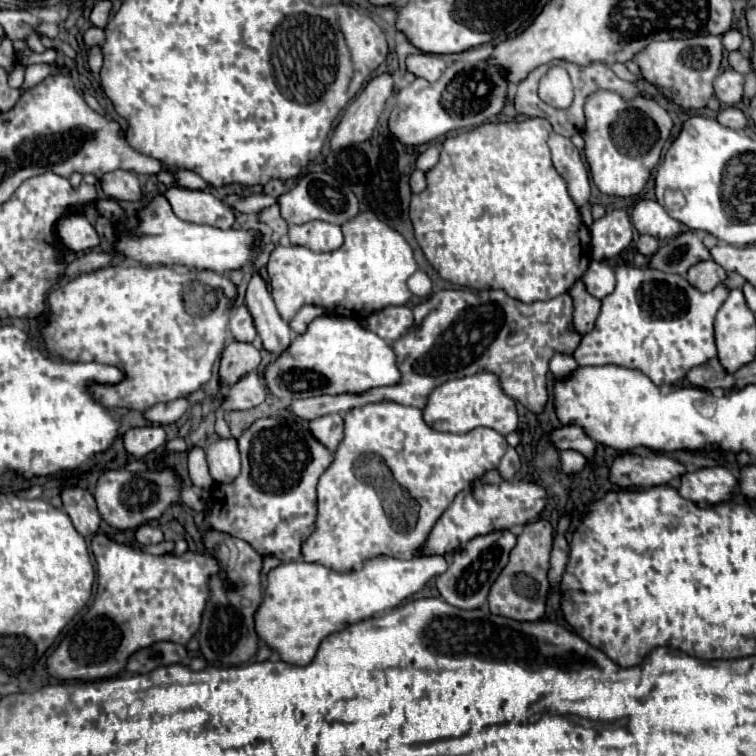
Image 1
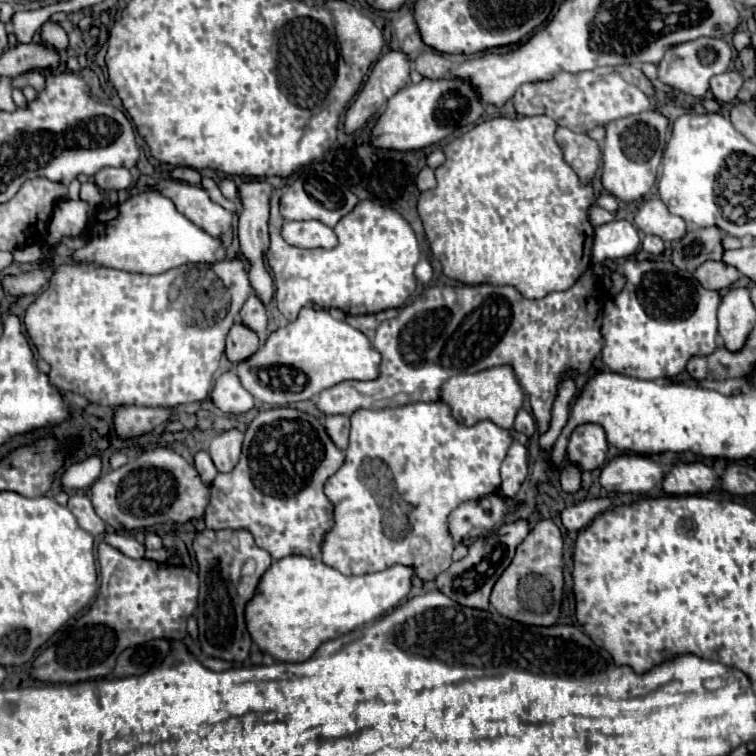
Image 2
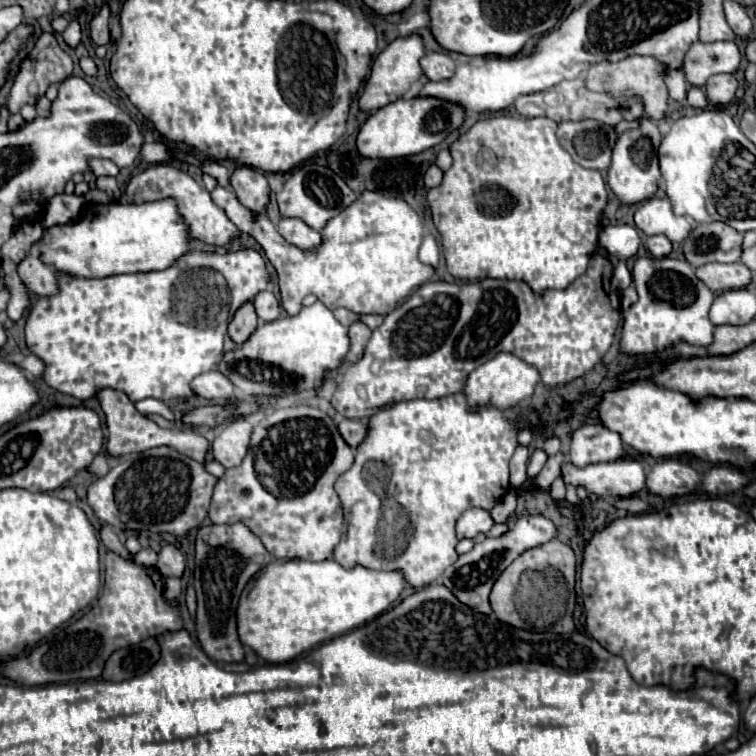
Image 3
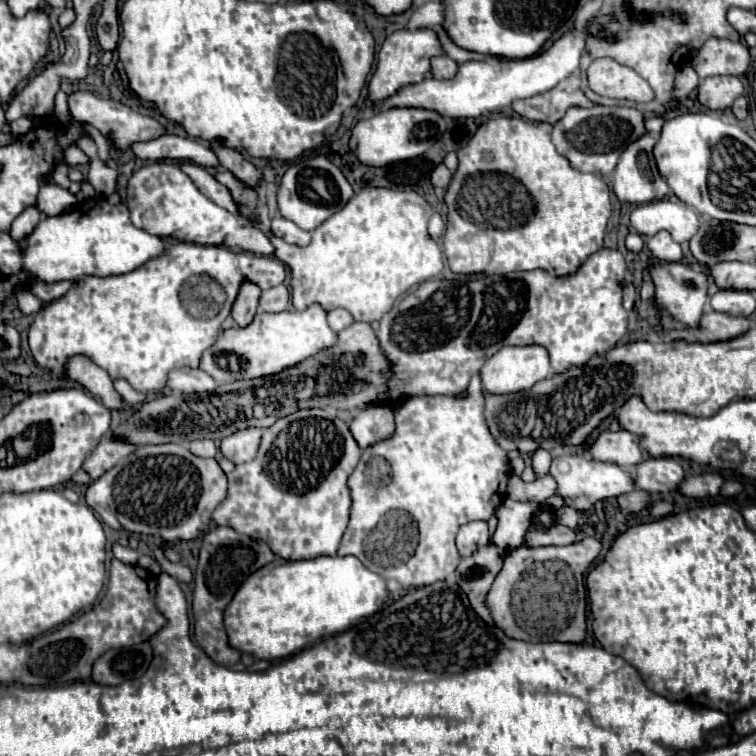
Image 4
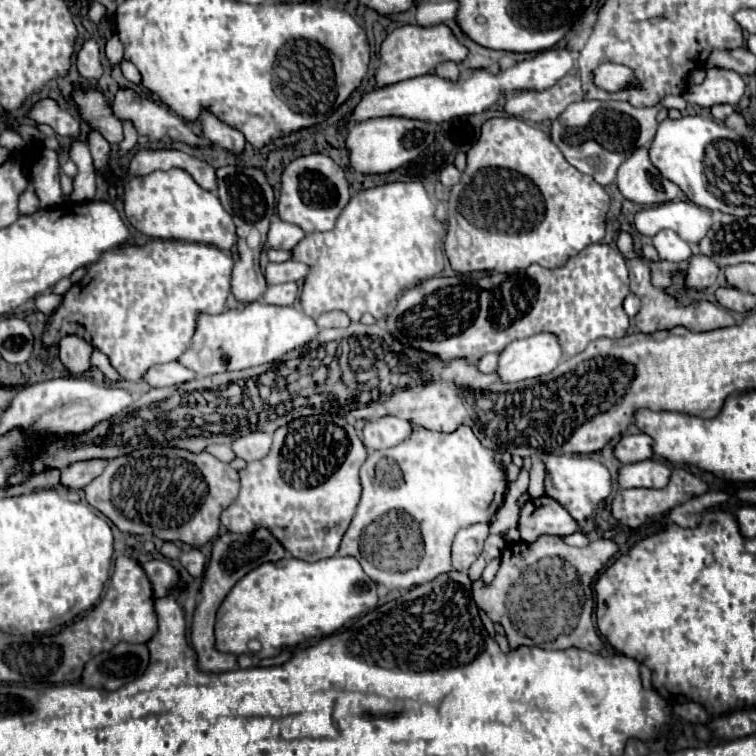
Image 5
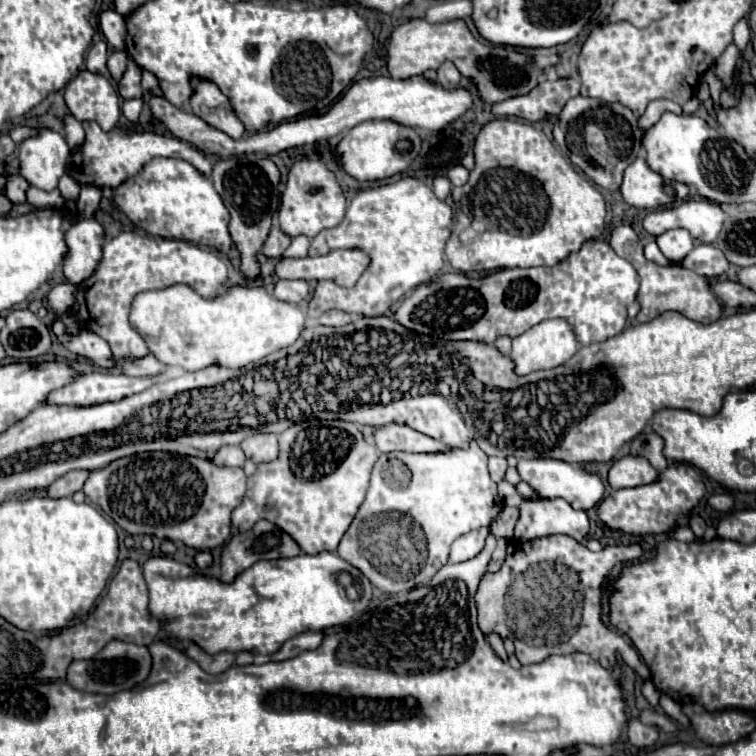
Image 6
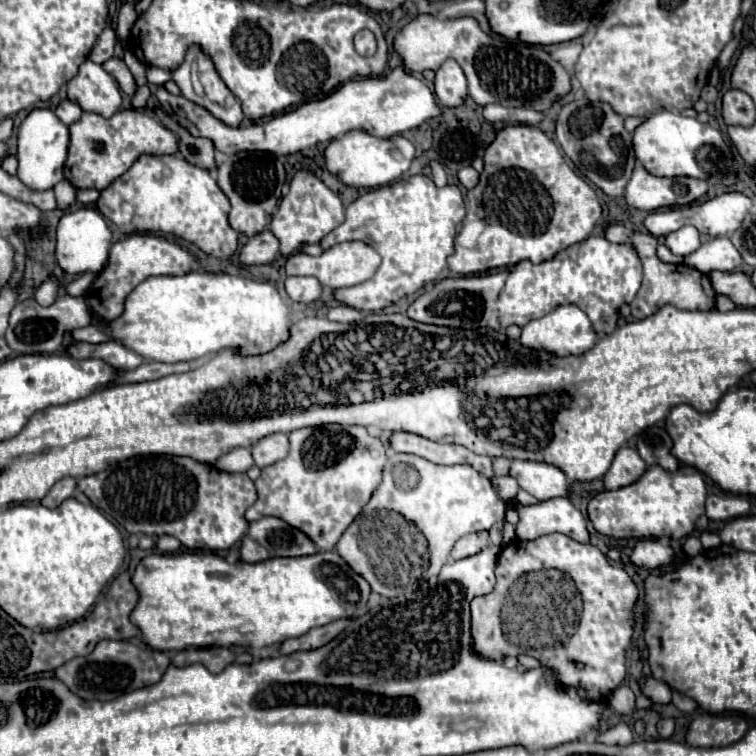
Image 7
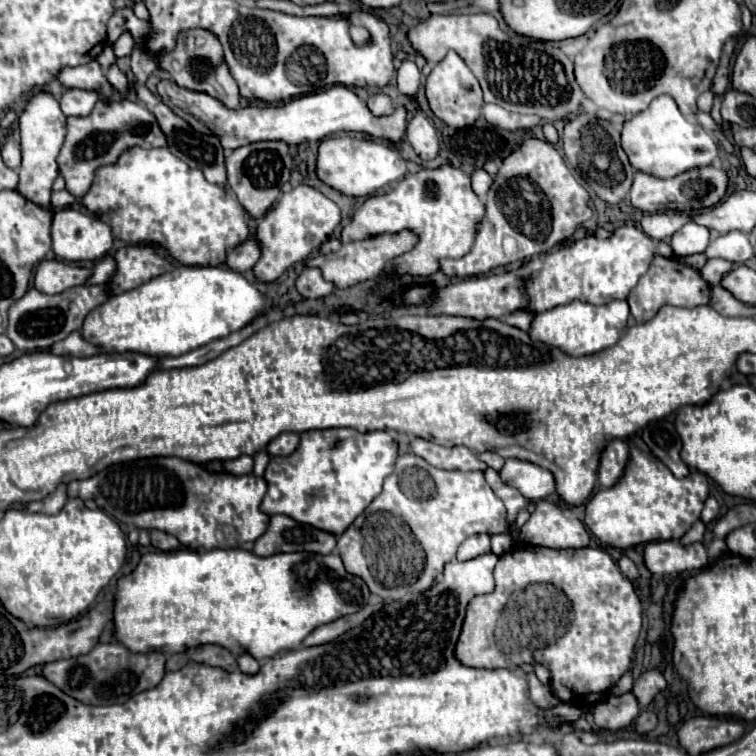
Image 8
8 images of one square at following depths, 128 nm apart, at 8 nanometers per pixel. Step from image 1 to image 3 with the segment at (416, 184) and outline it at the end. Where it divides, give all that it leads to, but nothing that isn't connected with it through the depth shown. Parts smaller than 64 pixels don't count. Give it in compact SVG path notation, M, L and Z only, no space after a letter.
M430 166L428 170L426 170L426 174L424 174L424 188L426 190L430 190L430 188L434 188L434 186L438 186L440 182L442 182L442 170L438 168L438 166Z

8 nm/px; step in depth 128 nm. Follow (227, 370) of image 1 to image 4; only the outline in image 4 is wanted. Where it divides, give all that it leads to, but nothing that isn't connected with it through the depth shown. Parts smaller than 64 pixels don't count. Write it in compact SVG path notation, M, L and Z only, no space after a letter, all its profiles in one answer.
M244 282L232 306L232 318L238 328L246 328L254 320L258 312L258 298L260 298L260 288L256 284Z

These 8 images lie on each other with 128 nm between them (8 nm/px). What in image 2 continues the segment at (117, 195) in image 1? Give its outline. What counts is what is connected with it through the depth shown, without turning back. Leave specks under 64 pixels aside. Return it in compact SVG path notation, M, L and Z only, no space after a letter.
M102 168L96 176L96 186L102 188L104 192L110 192L110 190L128 190L132 188L132 176L130 176L130 170L126 168Z

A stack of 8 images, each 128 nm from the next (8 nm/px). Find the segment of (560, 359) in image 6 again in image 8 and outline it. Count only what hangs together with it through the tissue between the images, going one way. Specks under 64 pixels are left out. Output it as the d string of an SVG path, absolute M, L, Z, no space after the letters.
M574 300L572 304L556 306L548 312L536 314L528 334L532 336L532 340L540 340L544 344L556 346L556 348L568 352L570 356L588 356L592 352L600 352L600 350L616 344L622 330L626 328L628 316L630 316L630 310L628 310L626 300L612 300L602 306L584 304L580 300Z

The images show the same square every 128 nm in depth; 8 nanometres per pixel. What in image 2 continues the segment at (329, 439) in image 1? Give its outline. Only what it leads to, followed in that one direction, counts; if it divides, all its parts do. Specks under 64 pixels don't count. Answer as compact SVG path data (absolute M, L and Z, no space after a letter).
M328 416L324 426L326 426L326 432L328 432L330 440L340 450L346 450L346 446L348 446L348 432L350 432L348 416Z

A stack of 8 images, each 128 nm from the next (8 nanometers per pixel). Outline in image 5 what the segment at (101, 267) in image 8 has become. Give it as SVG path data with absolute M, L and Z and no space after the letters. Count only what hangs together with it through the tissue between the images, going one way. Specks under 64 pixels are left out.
M40 294L40 296L36 296L36 310L50 316L58 308L60 300L62 300L62 296L56 296L56 294Z

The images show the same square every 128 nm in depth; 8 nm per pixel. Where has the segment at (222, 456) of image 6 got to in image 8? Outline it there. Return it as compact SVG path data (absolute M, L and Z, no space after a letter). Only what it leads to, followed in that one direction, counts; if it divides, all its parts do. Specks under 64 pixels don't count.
M238 456L236 460L222 462L222 466L230 474L250 474L254 468L254 456Z

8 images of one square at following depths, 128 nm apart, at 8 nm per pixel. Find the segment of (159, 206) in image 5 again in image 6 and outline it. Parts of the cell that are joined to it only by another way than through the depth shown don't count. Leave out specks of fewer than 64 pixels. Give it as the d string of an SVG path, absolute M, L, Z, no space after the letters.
M154 158L142 168L142 172L114 190L114 204L128 216L128 220L148 234L212 246L220 252L228 252L232 248L228 232L230 214L222 198L214 190L212 182L186 160Z

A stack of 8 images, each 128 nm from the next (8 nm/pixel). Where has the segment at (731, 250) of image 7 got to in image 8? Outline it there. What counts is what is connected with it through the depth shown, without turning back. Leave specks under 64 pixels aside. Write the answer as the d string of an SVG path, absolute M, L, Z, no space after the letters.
M728 232L712 240L706 248L706 258L722 258L732 264L744 264L754 256L748 236L744 232Z

